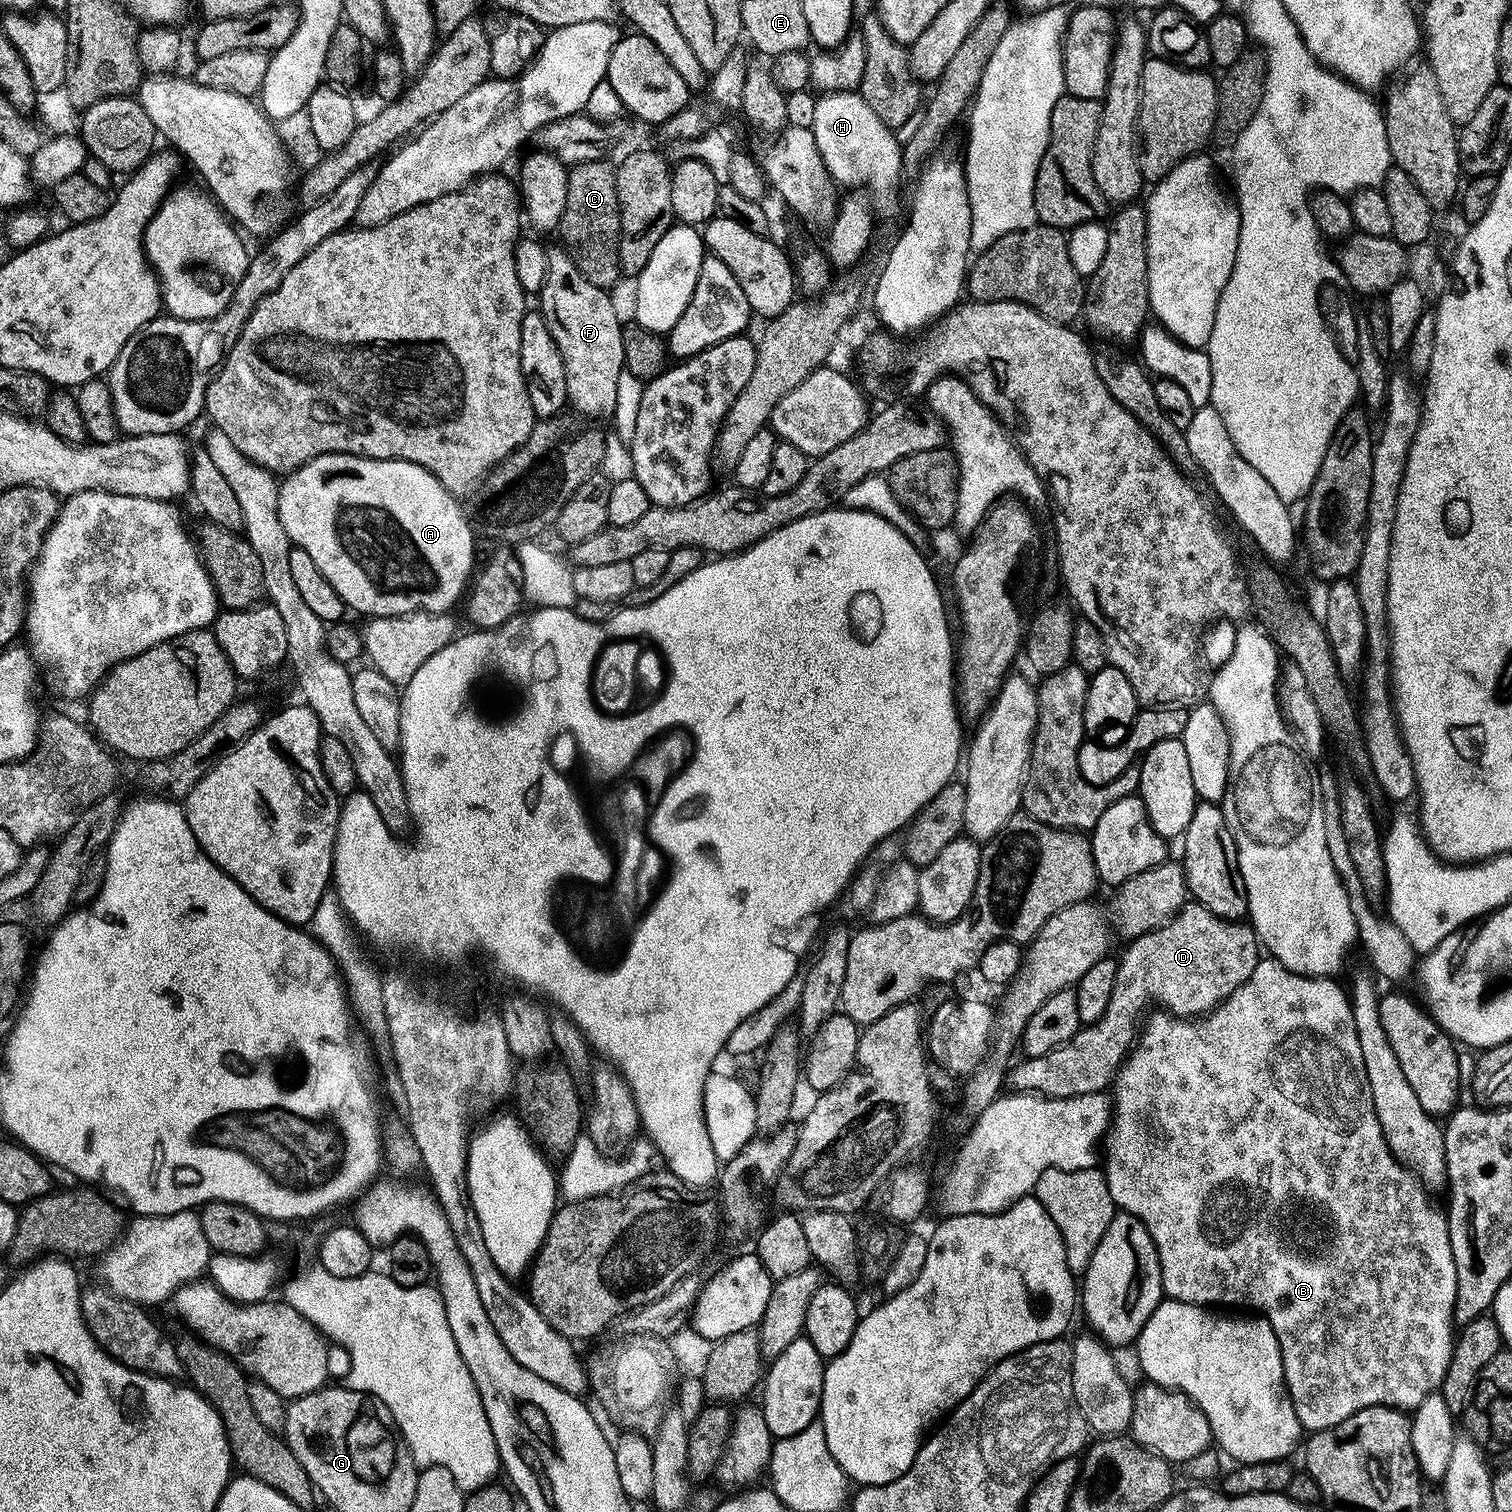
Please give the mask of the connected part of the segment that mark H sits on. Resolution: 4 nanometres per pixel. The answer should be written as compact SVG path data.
M829 92L817 99L814 113L814 126L811 128L818 150L822 154L824 164L828 167L833 181L848 190L863 189L875 211L888 212L896 200L896 187L900 184L900 176L904 172L904 154L901 141L896 141L897 133L888 128L866 106L855 92Z

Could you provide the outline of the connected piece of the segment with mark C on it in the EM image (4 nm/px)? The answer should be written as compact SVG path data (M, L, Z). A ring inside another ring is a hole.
M611 159L574 164L568 170L566 210L562 210L558 236L564 239L563 251L582 270L594 286L612 290L622 280L618 242L620 241L620 207L616 164Z

